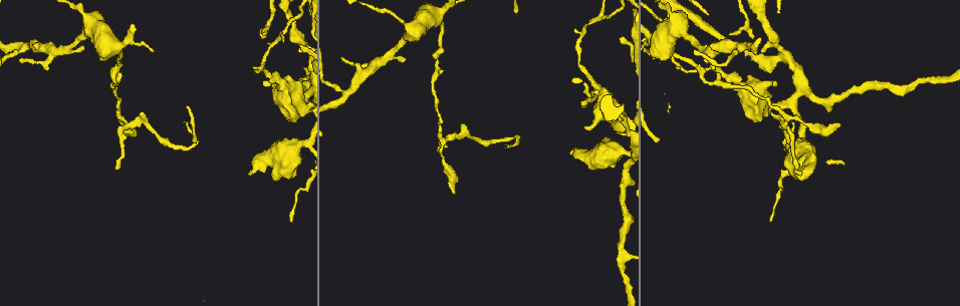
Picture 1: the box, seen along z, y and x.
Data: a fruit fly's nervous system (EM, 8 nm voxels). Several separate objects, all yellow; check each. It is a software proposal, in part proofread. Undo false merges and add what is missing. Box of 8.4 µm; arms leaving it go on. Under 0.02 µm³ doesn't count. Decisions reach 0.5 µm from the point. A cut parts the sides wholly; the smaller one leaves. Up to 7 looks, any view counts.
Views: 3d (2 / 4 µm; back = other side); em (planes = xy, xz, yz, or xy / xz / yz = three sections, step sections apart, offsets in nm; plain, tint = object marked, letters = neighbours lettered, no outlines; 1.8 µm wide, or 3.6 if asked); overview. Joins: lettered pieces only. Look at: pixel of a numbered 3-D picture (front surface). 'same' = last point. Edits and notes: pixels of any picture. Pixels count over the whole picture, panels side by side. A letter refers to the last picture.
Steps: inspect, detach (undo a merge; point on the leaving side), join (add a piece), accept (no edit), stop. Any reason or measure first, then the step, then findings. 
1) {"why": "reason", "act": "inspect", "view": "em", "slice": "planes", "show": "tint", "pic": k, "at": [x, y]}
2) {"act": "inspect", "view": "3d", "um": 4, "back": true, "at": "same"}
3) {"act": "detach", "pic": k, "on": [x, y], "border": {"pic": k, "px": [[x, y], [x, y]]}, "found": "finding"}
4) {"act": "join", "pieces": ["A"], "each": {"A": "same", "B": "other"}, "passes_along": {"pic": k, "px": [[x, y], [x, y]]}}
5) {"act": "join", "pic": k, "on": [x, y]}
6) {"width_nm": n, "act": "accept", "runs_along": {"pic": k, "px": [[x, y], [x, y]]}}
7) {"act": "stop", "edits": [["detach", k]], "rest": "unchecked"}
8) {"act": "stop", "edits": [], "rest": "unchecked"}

{"why": "thick turns thin", "act": "inspect", "view": "em", "slice": "xz", "step": 4, "show": "letters", "pic": 1, "at": [95, 24]}

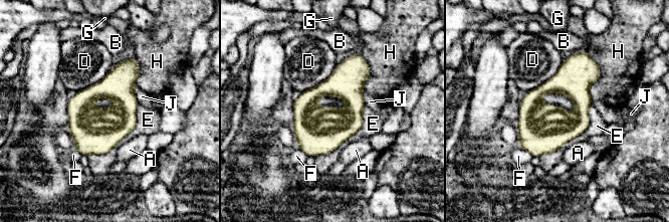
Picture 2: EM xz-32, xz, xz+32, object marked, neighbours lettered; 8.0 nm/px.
{"why": "another direction", "act": "inspect", "view": "em", "slice": "xy", "step": 8, "show": "letters", "at": "same"}

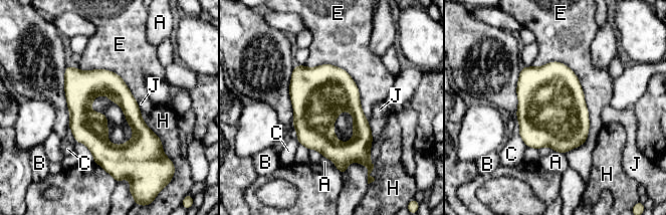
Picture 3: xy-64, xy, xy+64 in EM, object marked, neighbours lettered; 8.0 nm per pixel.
{"longest_contact_nm": ["E", 750], "act": "accept", "each": {"A": "other", "B": "other", "C": "other", "E": "other", "H": "other", "J": "other"}, "found": "one neuron here"}

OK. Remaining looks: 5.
{"why": "sudden change in width", "act": "inspect", "view": "em", "um": 3.6, "slice": "planes", "show": "tint", "pic": 1, "at": [265, 160]}

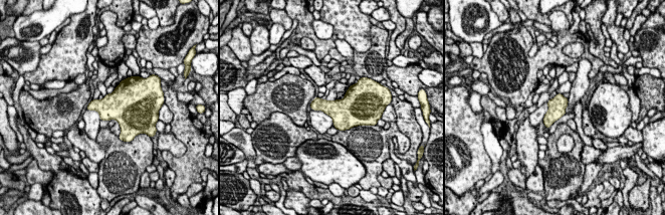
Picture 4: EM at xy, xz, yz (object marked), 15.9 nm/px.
{"act": "inspect", "view": "em", "um": 3.6, "slice": "planes", "show": "letters", "at": "same"}

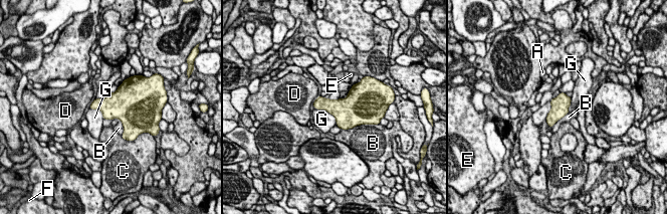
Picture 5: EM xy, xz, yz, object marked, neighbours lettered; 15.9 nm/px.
{"width_nm": 280, "act": "accept", "each": {"A": "other", "B": "other", "C": "other", "D": "other", "E": "other", "F": "other", "G": "other"}, "found": "all the same neuron"}

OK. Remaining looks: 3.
{"why": "thin end", "act": "inspect", "view": "3d", "um": 4, "pic": 1, "at": [840, 125]}

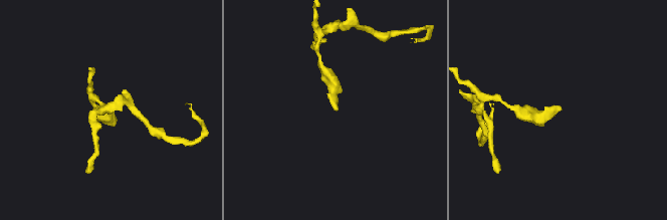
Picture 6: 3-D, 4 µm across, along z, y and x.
{"why": "shape alone is not enough", "act": "inspect", "view": "em", "slice": "yz", "step": 4, "show": "tint", "pic": 6, "at": [336, 110]}

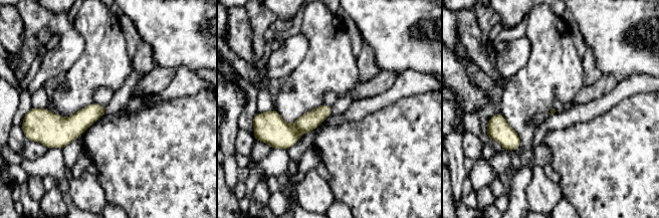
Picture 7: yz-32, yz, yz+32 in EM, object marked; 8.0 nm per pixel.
{"act": "inspect", "view": "em", "slice": "planes", "show": "letters", "at": "same"}

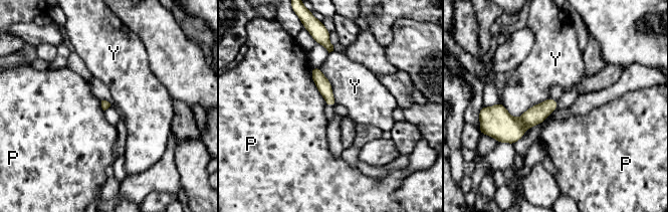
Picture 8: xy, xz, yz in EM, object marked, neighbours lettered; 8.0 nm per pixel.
{"width_nm": 70, "act": "accept", "each": {"P": "other", "Y": "other"}, "border": {"pic": 8, "px": [[311, 67], [311, 79], [326, 104]]}, "found": "no lettered piece goes on from it"}

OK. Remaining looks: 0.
{"act": "stop", "edits": [], "rest": "unchecked"}

